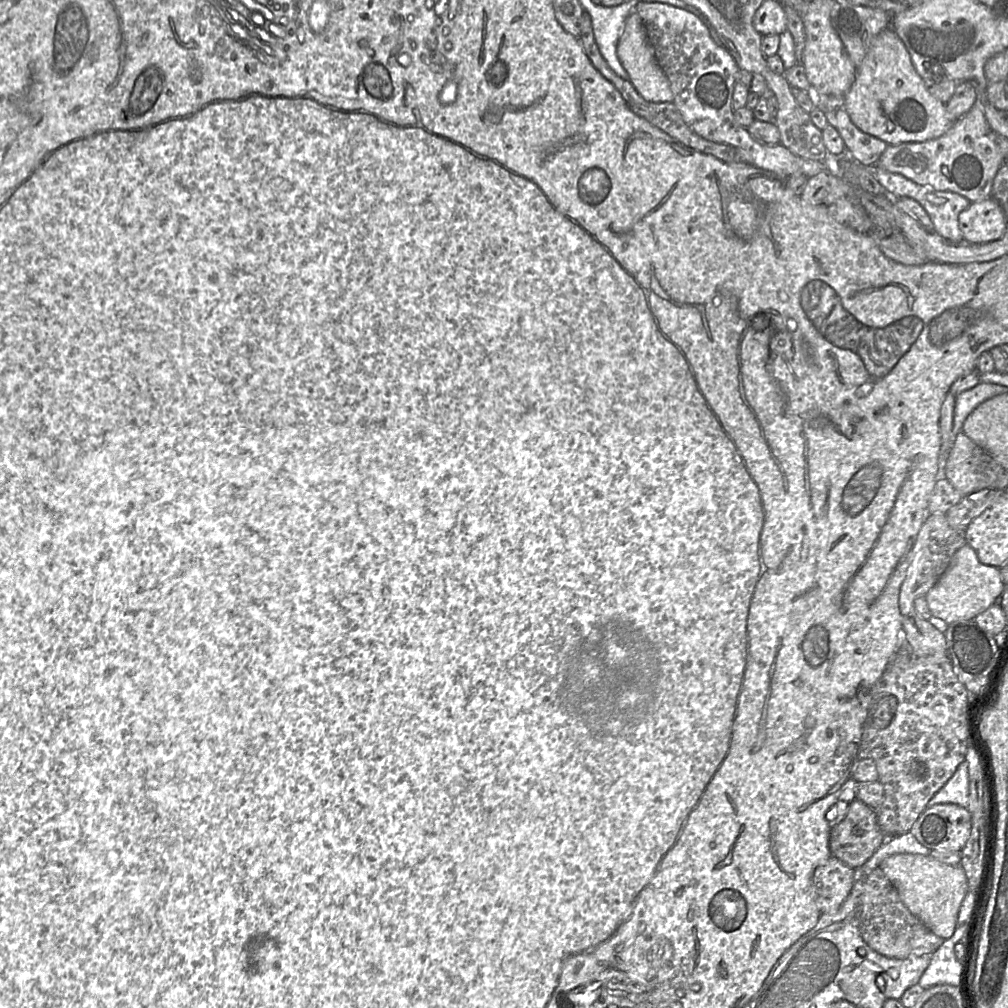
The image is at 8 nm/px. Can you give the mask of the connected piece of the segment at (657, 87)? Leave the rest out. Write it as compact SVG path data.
M633 11L625 21L624 33L617 46L617 56L629 74L632 85L643 99L649 102L673 102L670 82L655 58L645 26L637 11Z

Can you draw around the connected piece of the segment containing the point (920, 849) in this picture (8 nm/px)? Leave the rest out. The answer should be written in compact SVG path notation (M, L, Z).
M909 831L905 834L887 837L885 842L874 852L874 854L856 871L856 879L860 874L869 873L873 869L880 867L881 863L889 856L899 853L920 854L929 856L931 850L923 846L915 836Z

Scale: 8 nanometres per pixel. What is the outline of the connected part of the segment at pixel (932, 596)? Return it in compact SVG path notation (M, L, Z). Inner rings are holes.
M966 543L954 553L947 569L925 597L932 616L950 624L958 620L975 619L993 605L1003 592L1000 569L981 563L975 550Z

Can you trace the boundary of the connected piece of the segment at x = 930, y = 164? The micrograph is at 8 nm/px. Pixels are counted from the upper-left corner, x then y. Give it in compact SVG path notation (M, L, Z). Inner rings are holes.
M976 103L965 115L956 120L947 132L937 138L888 145L875 166L900 174L919 185L930 186L937 191L957 193L970 202L982 201L991 197L993 179L1004 163L1003 155L995 143L995 134L985 118L983 109Z

